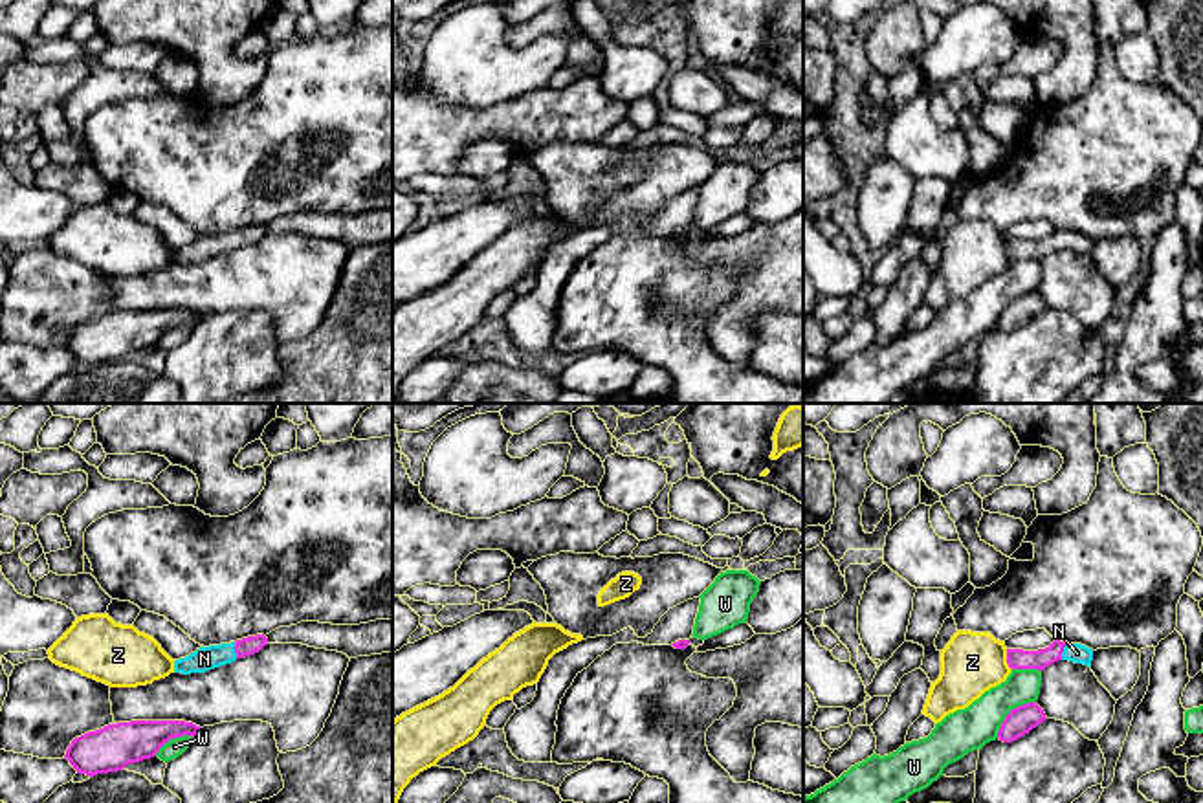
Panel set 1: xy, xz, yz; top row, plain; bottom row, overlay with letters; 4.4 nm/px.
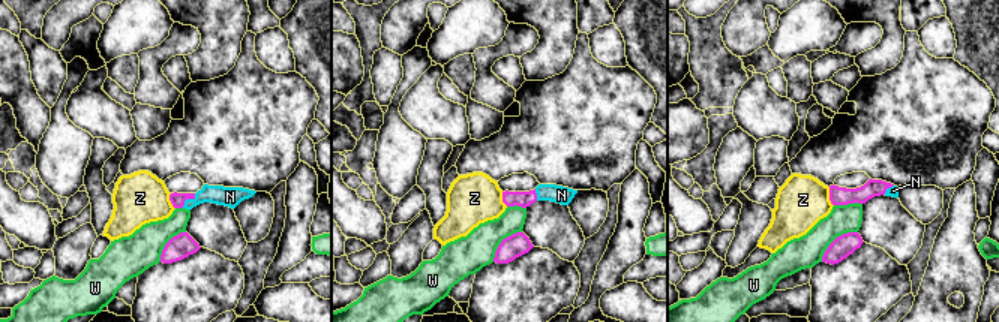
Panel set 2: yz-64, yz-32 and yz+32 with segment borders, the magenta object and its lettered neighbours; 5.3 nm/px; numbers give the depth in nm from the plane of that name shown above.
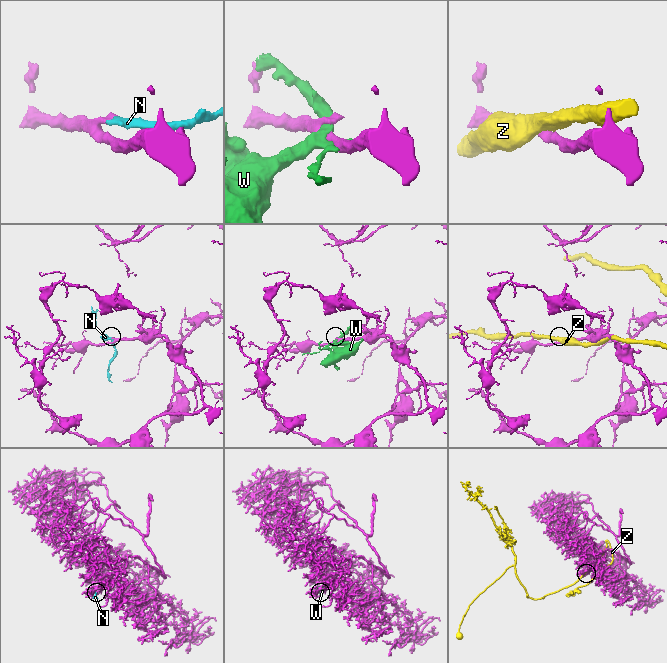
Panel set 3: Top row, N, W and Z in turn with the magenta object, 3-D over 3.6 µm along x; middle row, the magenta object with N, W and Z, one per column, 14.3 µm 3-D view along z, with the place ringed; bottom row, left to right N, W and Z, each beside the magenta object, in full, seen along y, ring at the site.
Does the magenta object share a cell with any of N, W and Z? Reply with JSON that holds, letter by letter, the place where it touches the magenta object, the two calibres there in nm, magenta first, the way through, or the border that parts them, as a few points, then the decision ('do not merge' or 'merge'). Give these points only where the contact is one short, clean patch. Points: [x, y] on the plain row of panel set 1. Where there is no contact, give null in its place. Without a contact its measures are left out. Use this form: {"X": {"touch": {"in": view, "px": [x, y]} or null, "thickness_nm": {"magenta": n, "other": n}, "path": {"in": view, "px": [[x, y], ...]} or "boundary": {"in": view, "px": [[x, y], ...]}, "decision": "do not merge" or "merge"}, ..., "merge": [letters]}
{"N": {"touch": {"in": "yz", "px": [1062, 241]}, "thickness_nm": {"magenta": 90, "other": 90}, "path": {"in": "yz", "px": [[1016, 248], [1042, 248], [1062, 241], [1077, 242]]}, "decision": "merge"}, "W": {"touch": {"in": "yz", "px": [1009, 303]}, "thickness_nm": {"magenta": 120, "other": 190}, "decision": "do not merge"}, "Z": {"touch": {"in": "yz", "px": [1007, 250]}, "thickness_nm": {"magenta": 90, "other": 280}, "decision": "do not merge"}, "merge": ["N"]}

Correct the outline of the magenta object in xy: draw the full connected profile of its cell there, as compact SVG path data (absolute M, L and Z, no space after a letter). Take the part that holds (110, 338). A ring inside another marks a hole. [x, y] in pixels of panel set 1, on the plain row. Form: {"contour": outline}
{"contour": "M130 310L108 314L75 326L64 348L90 367L123 359L130 352L154 346L160 337L176 326L194 326L200 315L185 310Z"}

